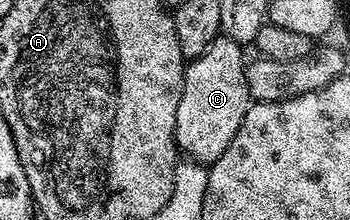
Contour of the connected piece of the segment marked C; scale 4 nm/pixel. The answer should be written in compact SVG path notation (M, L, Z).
M215 39L197 59L184 68L182 97L176 114L176 146L189 160L210 165L226 153L254 100L246 85L245 48L233 39Z

